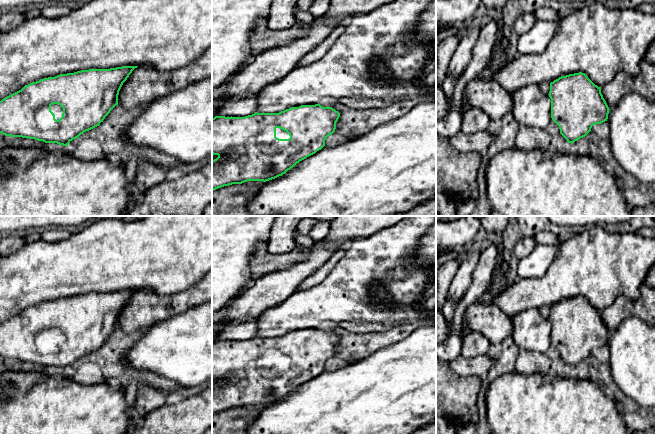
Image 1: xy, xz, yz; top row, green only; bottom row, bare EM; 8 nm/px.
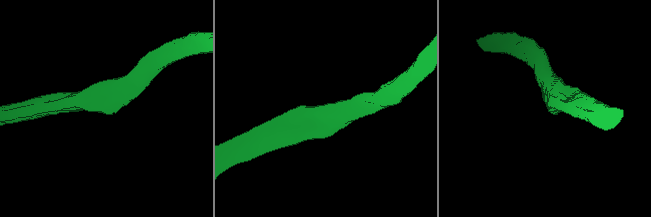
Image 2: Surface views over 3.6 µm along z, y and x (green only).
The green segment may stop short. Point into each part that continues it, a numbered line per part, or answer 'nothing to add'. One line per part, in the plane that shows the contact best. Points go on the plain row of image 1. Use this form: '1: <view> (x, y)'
1: xy (55, 332)

